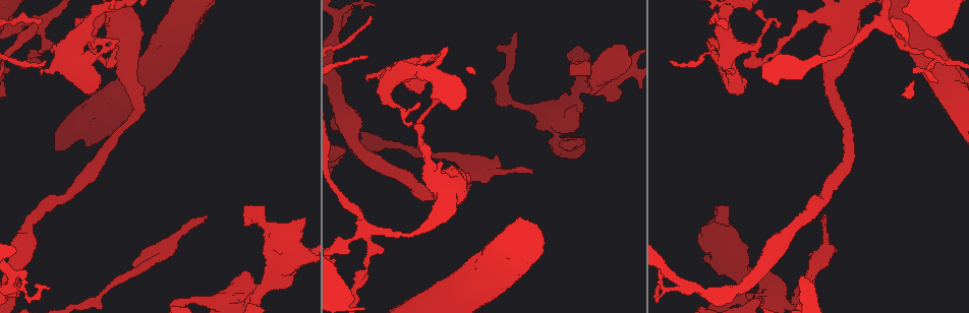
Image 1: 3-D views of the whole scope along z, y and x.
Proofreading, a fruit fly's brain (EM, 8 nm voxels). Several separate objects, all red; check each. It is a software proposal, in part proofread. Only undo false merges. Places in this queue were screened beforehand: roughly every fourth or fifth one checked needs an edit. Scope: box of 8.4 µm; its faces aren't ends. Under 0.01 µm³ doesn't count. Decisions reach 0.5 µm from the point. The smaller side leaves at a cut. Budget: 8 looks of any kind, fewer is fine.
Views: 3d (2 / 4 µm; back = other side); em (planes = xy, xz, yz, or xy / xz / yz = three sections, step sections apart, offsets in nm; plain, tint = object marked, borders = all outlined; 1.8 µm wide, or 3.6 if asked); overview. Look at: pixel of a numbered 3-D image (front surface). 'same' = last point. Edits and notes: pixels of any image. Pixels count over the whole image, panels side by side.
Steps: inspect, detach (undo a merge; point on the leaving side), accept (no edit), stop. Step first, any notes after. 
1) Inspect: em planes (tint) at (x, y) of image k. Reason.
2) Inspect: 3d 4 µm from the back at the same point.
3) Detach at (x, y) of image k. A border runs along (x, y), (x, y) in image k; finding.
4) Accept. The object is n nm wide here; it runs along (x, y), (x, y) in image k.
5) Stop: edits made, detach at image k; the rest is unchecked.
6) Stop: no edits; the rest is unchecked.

Inspect: em xz step 8 (tint) at (13, 288) of image 1. Thick turns thin.

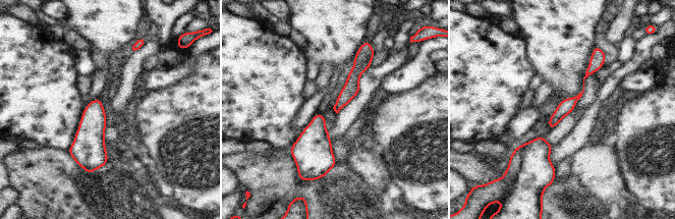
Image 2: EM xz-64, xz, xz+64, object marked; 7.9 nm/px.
Detach at (516, 160) of image 2. The object is 110 nm wide here; the part that leaves runs along (600, 60), (583, 79), (583, 91), (551, 125) in image 2; a second neuron is stuck on.

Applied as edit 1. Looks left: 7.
Inspect: overview.

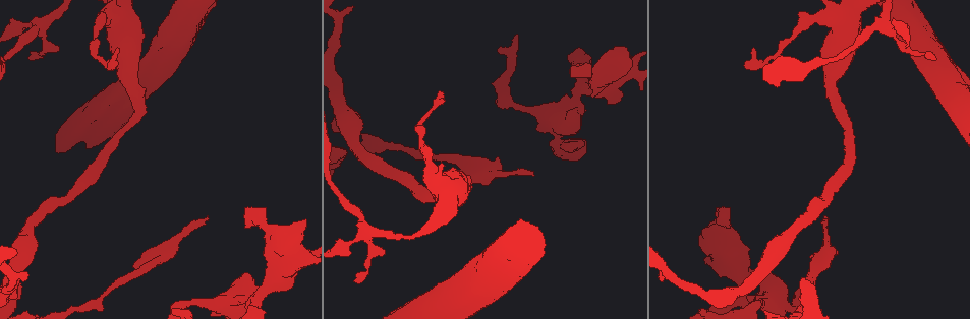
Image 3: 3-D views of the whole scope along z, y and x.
Inspect: 3d 4 µm at (562, 118) of image 3. Abrupt turn.

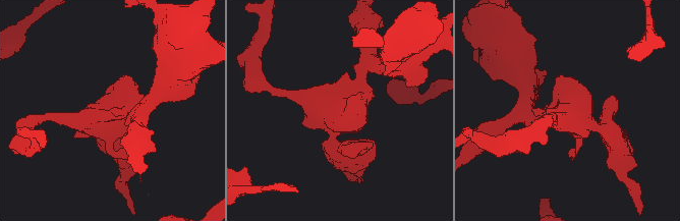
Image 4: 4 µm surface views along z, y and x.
Inspect: em 3.6 µm planes (tint) at (570, 111) of image 4. Now the EM.

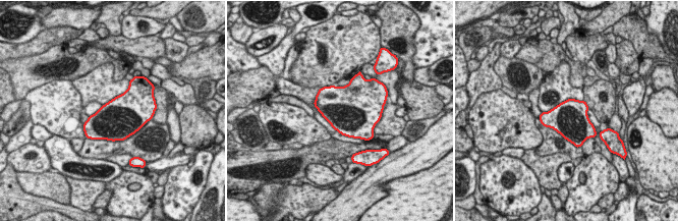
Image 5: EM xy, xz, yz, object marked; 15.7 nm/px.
Accept. All the same neuron.

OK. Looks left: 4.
Inspect: 3d 4 µm at (365, 230) of image 3. Four-way junction.

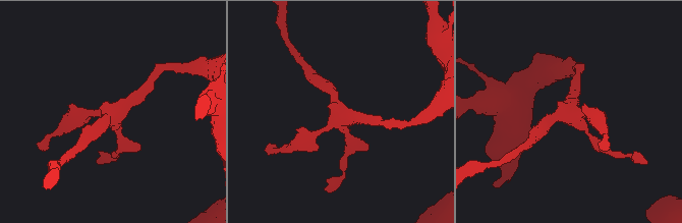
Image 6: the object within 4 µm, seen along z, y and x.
Inspect: em xz step 8 (tint) at (113, 114) of image 6. 4 arms meet here; need the tissue.

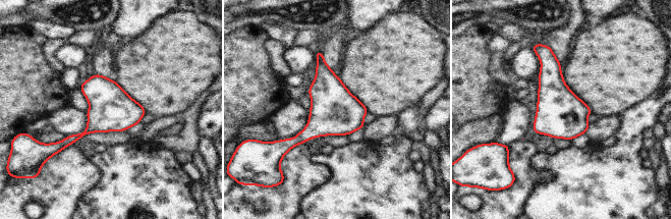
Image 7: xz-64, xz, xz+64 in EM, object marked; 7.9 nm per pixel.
Accept. All the same neuron.

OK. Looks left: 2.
Stop: edits made, detach at image 2; the rest is unchecked.

